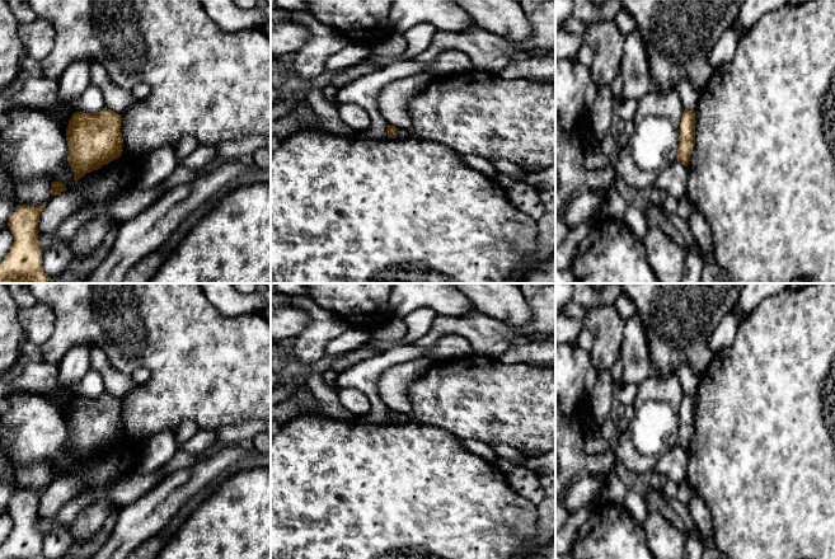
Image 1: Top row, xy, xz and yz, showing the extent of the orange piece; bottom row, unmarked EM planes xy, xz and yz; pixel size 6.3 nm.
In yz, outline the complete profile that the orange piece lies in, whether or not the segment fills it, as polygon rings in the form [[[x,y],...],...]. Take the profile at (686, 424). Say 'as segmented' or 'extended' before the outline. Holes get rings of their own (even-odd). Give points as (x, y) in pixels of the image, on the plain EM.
as segmented | [[[684,394],[680,407],[680,421],[677,429],[677,446],[688,451],[691,436],[695,431],[695,398]]]

